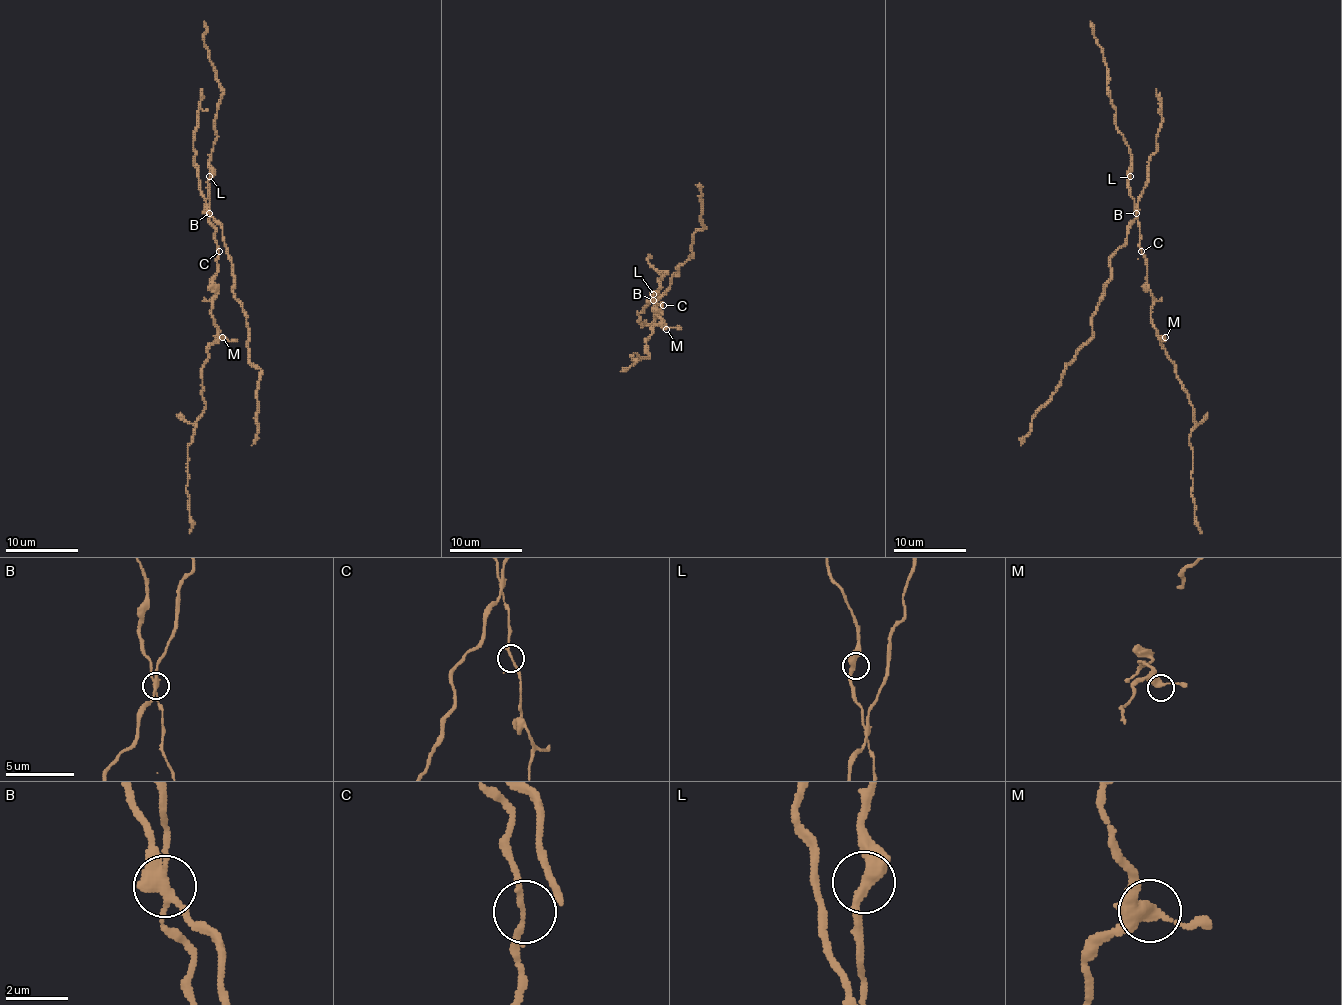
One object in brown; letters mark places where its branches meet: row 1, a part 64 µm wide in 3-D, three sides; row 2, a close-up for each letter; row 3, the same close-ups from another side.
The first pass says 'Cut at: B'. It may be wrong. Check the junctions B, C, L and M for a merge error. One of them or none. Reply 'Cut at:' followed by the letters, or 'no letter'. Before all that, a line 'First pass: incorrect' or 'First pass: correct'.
First pass: correct
Cut at: B

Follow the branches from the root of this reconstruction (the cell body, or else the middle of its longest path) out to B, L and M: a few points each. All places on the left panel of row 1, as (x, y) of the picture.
B: (219, 251), (209, 213)
L: (219, 251), (215, 226), (209, 220), (209, 176)
M: (219, 251), (217, 275), (213, 281), (217, 295), (211, 317), (222, 337)

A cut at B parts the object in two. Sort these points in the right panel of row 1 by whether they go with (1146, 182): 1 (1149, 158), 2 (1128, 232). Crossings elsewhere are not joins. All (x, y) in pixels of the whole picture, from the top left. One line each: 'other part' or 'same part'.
1: same part
2: same part

